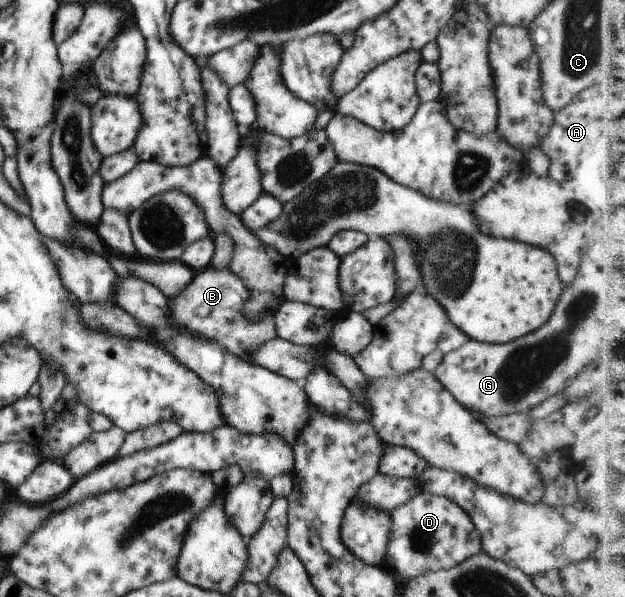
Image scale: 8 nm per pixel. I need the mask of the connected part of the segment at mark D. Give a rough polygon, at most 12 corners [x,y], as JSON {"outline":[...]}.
{"outline":[[422,492],[389,513],[406,580],[483,550],[470,515]]}

